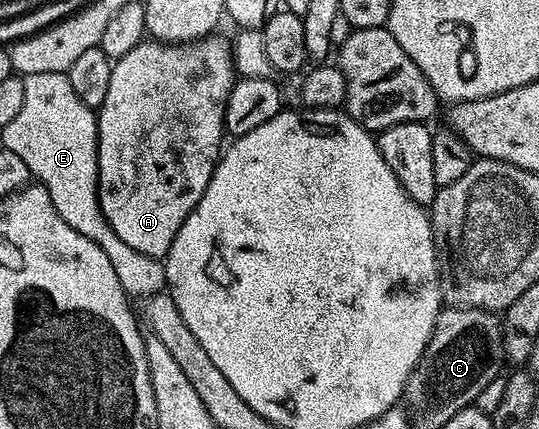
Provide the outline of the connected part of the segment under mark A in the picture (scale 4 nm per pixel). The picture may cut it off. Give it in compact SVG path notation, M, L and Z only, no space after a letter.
M213 34L204 37L202 40L193 40L191 44L166 44L151 38L145 39L130 54L115 61L110 74L110 90L106 90L106 98L98 109L98 178L100 179L100 213L108 219L108 225L112 232L122 238L128 246L134 246L147 256L163 258L168 255L170 246L178 234L178 230L186 222L190 210L198 206L202 194L206 194L206 186L214 174L217 162L222 155L222 145L226 140L226 129L224 127L224 107L228 101L228 95L233 84L238 79L232 45L226 39L223 40L220 34Z

